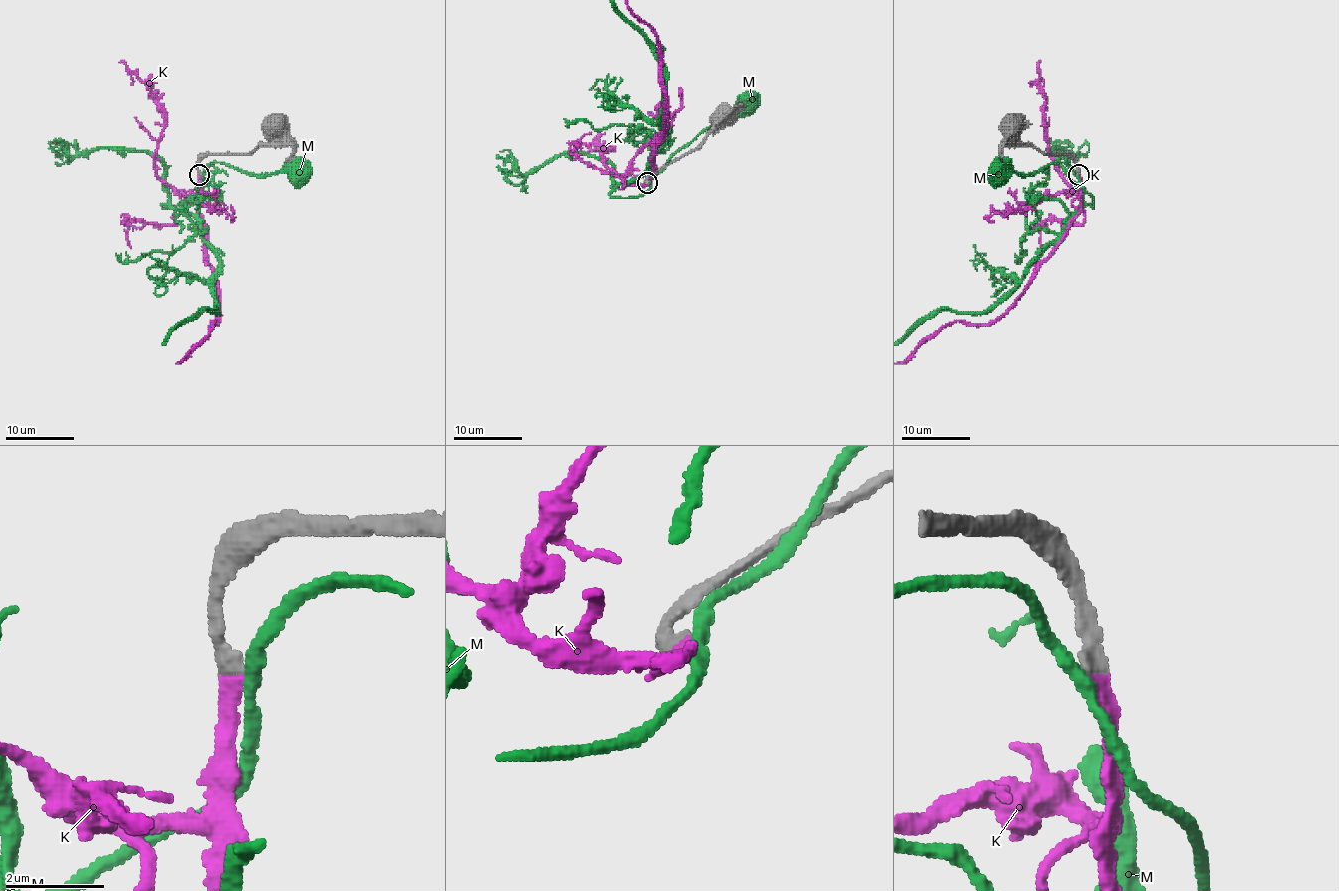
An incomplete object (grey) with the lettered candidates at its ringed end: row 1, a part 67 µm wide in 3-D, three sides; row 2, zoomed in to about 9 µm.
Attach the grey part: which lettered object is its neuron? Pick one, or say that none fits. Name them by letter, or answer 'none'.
K

